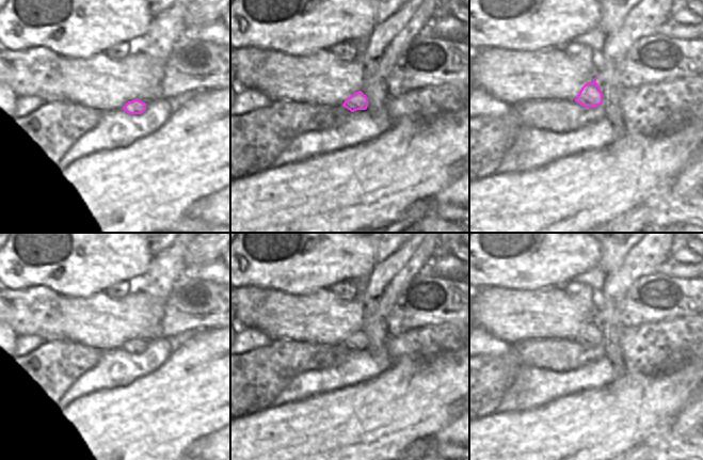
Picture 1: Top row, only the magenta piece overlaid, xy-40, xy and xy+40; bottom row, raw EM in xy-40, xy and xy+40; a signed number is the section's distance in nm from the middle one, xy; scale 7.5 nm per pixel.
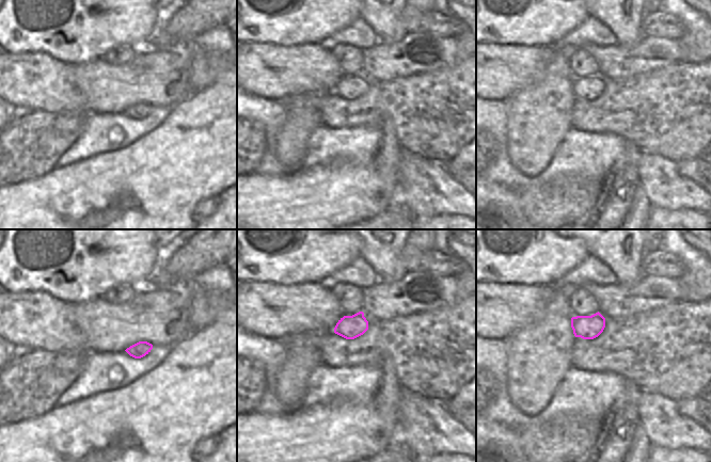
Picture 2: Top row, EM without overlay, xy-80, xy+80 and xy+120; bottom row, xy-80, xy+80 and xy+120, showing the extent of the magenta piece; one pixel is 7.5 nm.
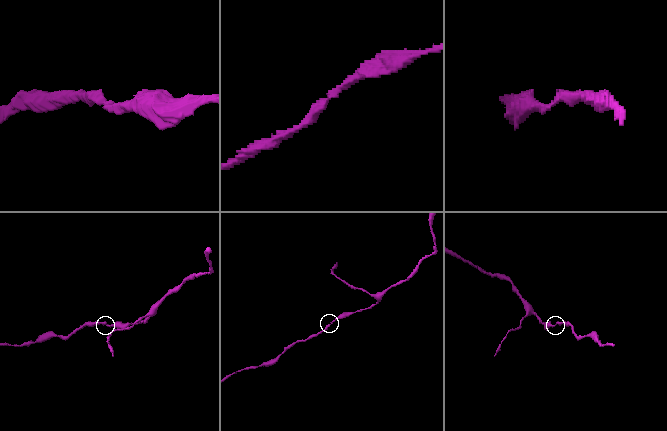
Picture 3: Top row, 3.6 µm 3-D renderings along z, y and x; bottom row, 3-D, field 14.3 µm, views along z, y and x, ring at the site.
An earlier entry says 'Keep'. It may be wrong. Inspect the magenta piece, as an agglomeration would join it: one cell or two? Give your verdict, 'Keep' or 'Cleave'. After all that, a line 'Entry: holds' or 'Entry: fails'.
Keep
Entry: holds

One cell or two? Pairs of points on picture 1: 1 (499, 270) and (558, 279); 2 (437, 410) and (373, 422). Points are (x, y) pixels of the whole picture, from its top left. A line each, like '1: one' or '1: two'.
1: one
2: one

